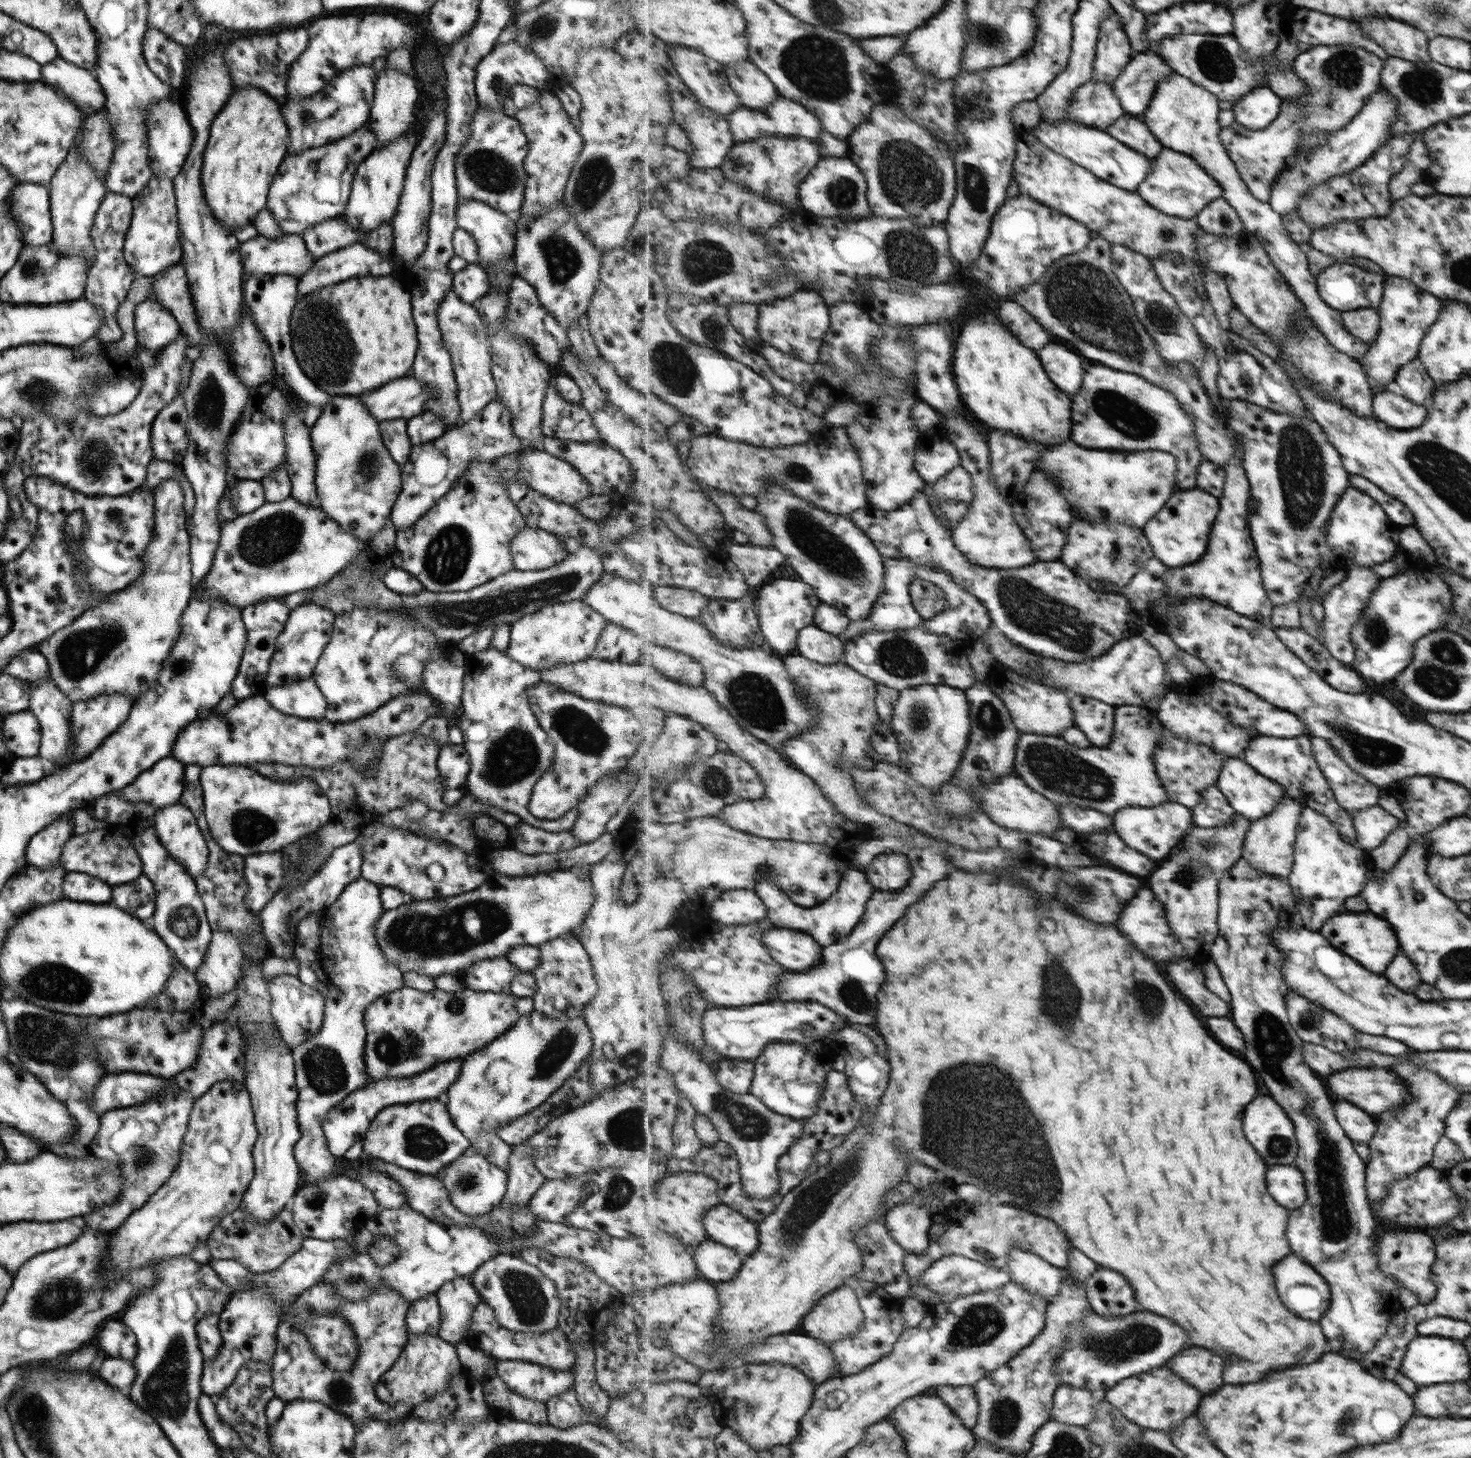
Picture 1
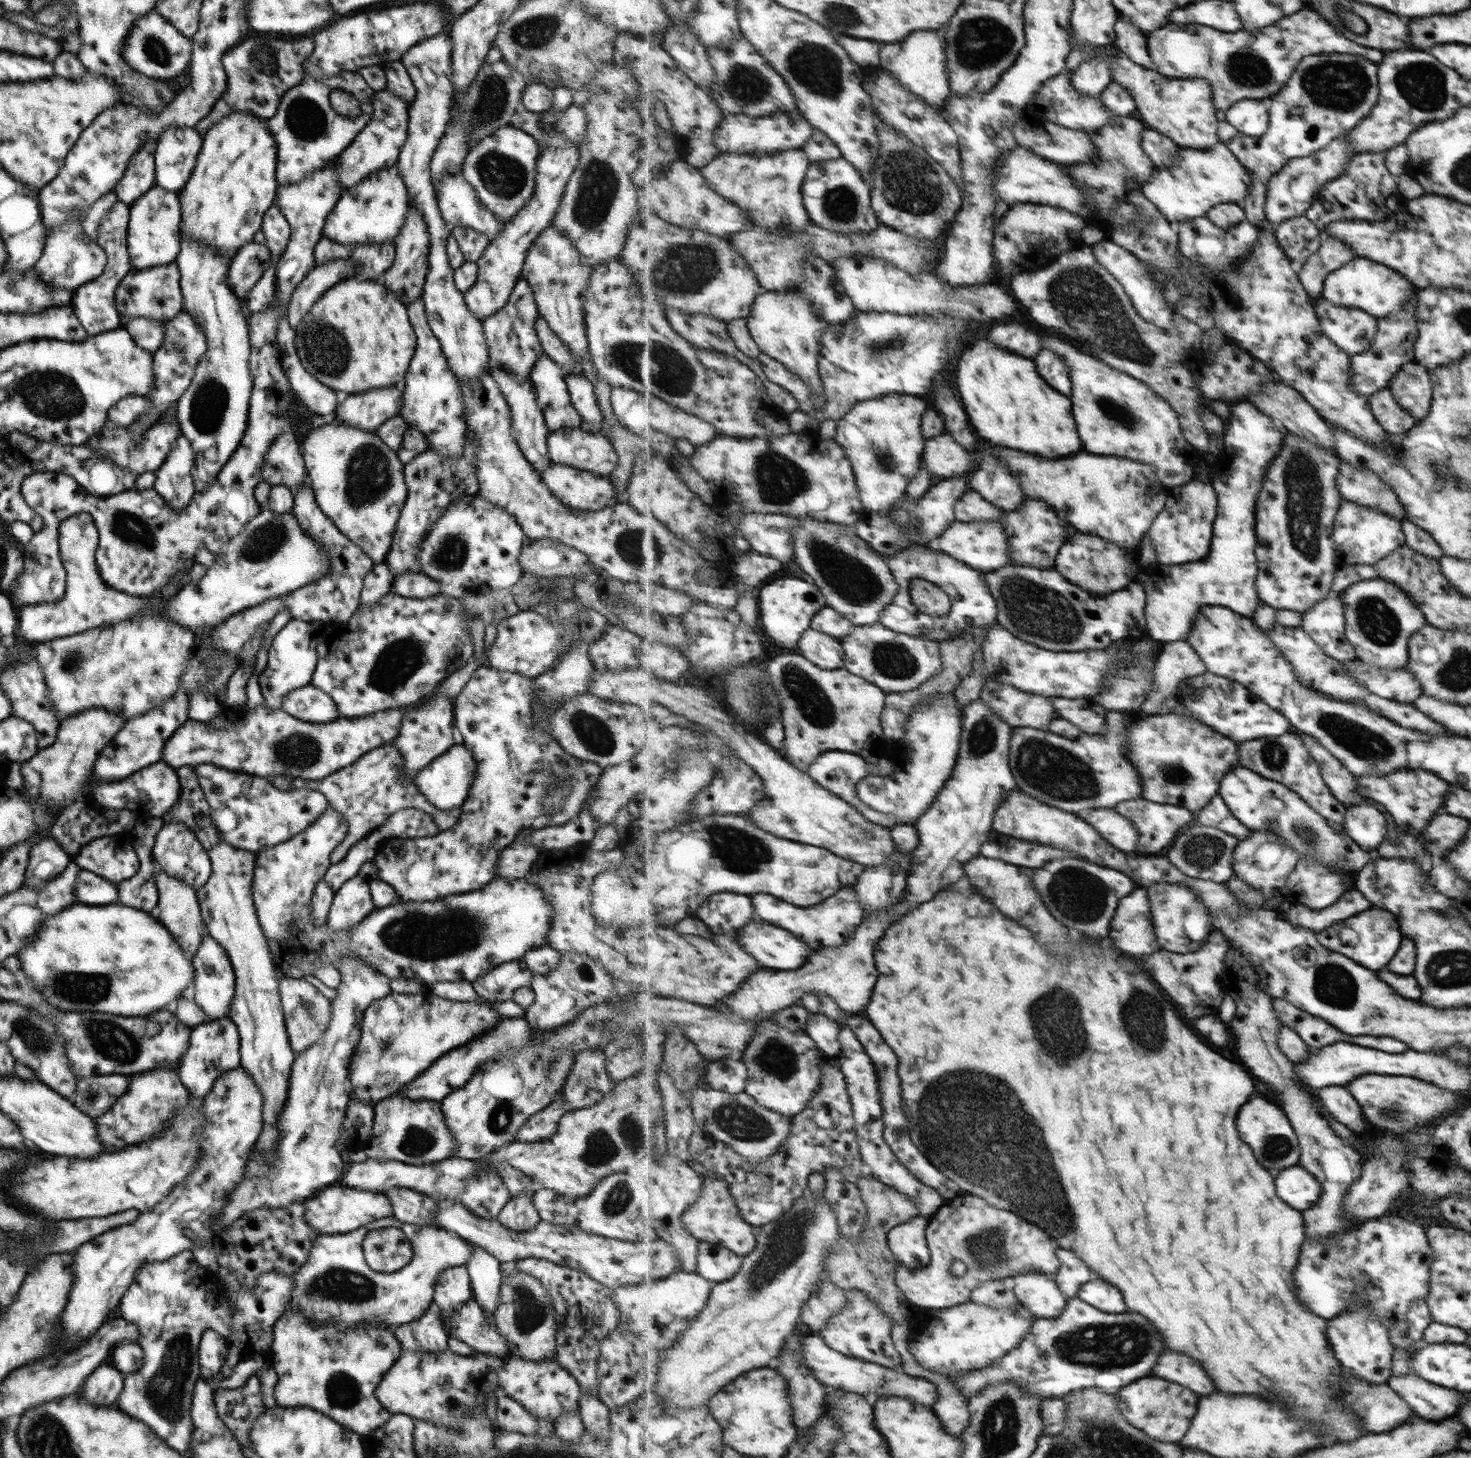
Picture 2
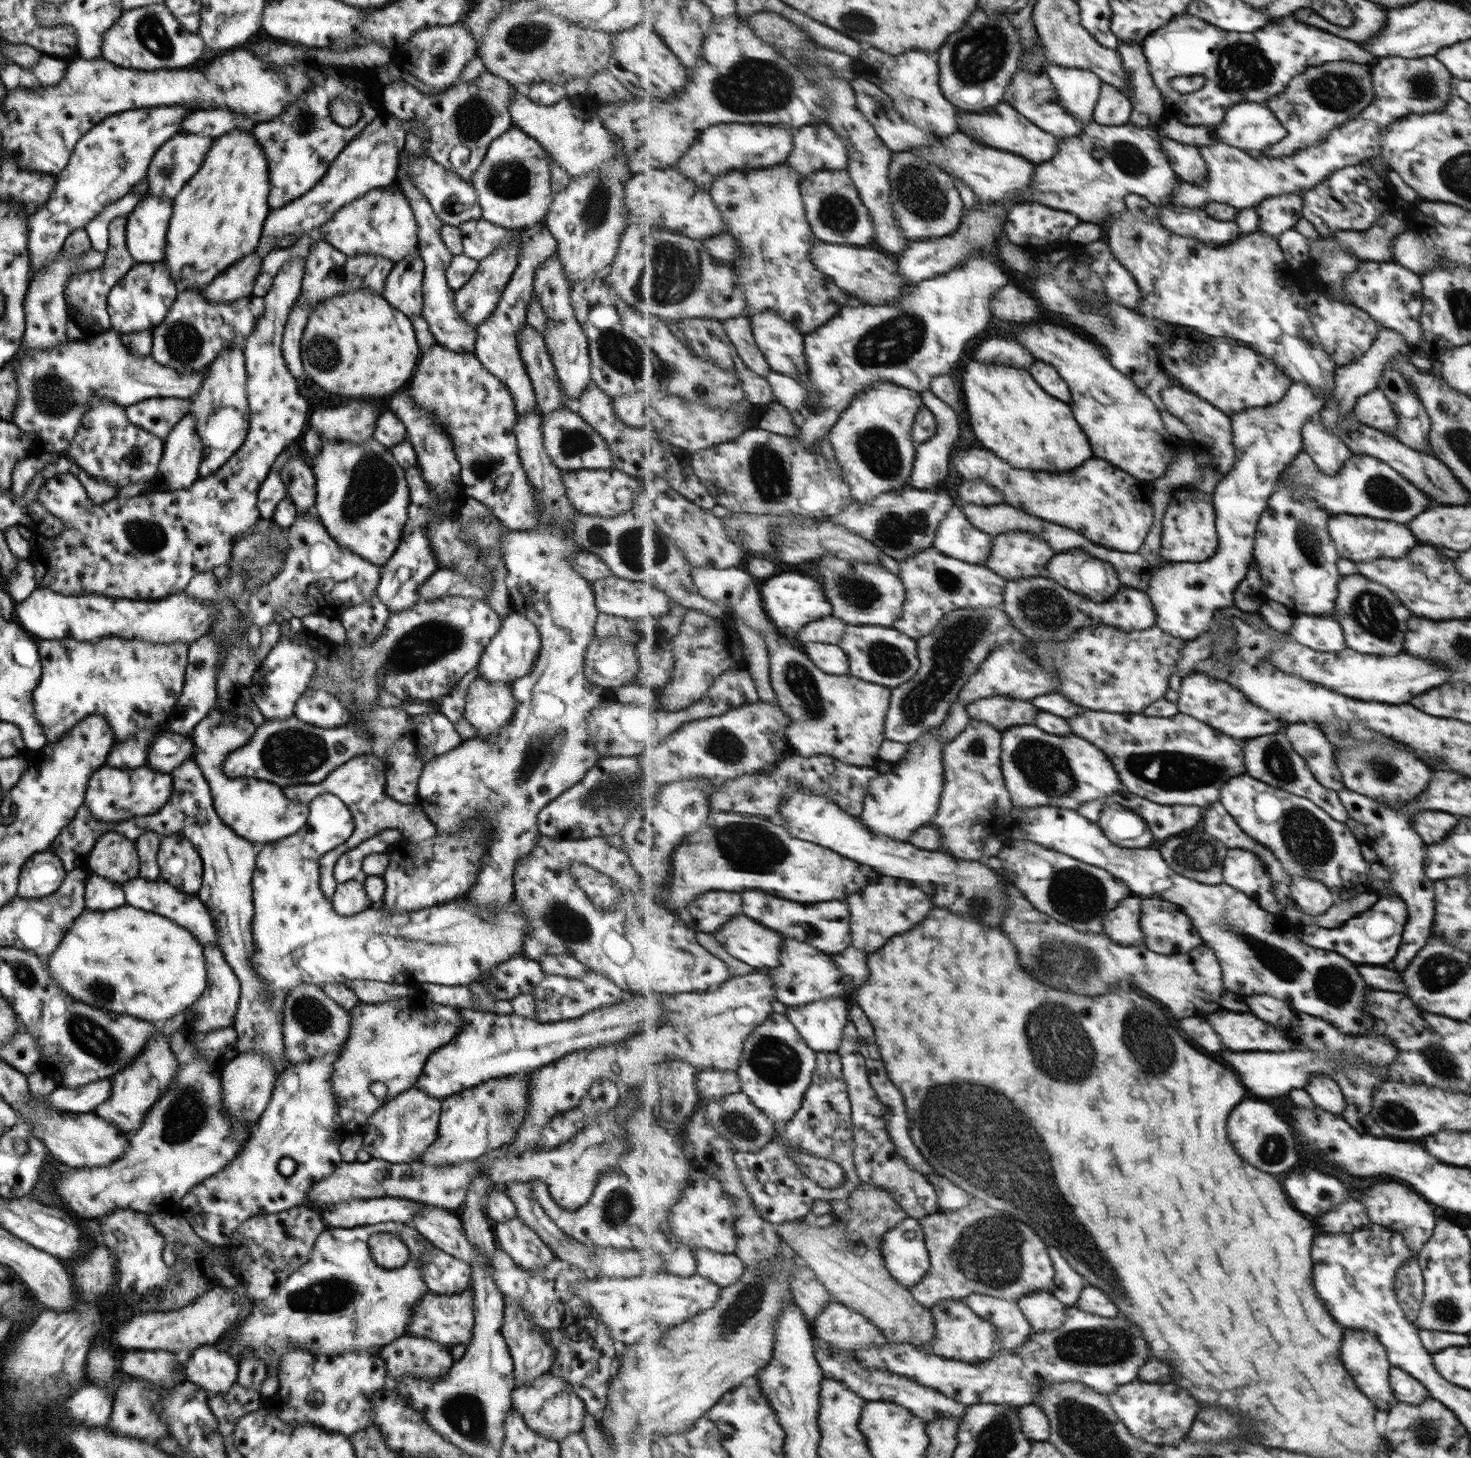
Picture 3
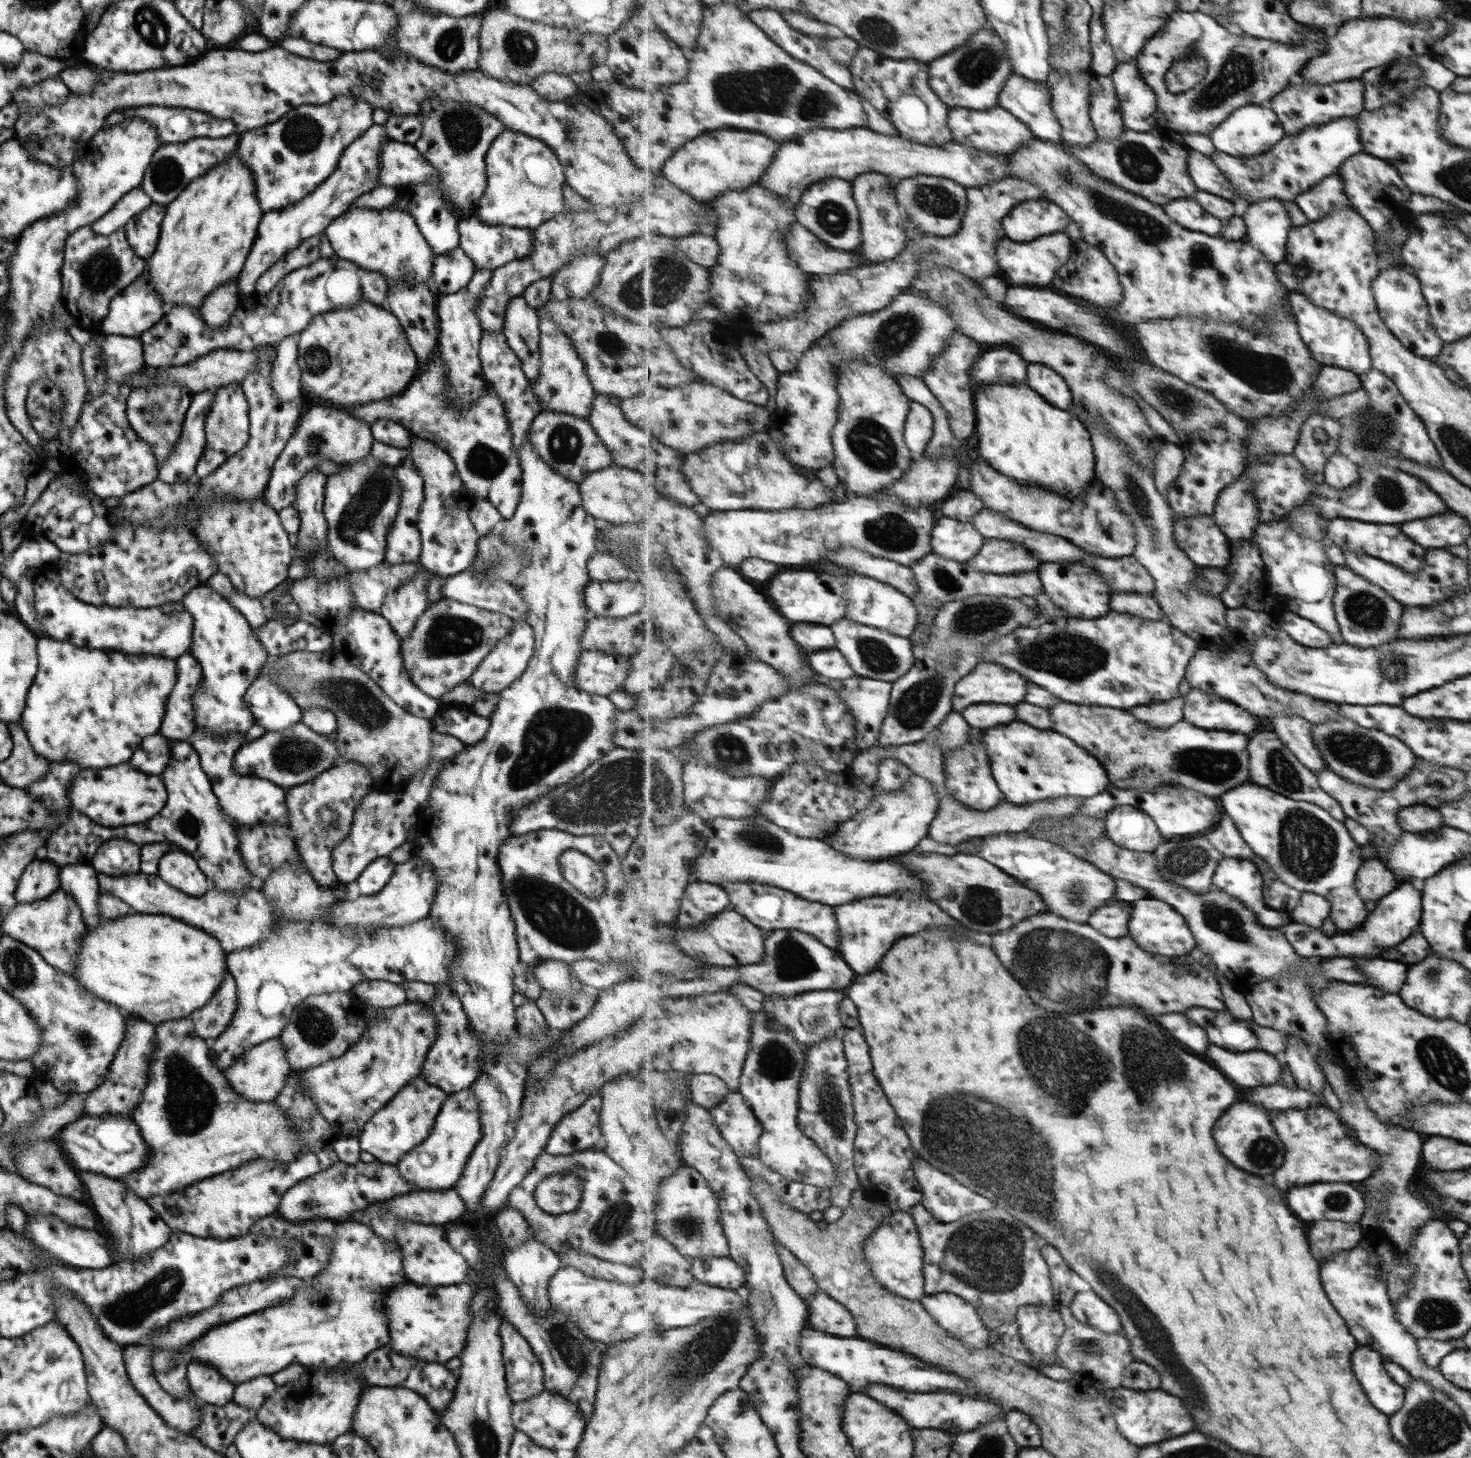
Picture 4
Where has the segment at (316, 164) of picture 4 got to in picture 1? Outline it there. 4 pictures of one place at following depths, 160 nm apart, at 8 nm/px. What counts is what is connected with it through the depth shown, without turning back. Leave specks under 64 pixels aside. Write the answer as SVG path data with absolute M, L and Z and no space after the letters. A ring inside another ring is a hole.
M358 64L338 72L323 89L311 96L284 99L280 113L289 133L286 155L295 156L307 148L323 147L363 127L369 118L375 79L369 64Z

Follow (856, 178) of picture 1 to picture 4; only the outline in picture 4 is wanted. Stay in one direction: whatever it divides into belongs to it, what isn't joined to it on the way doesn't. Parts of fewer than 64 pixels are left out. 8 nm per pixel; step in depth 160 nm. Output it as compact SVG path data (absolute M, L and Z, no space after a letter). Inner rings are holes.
M827 178L812 184L803 193L796 206L796 217L805 227L822 237L833 248L843 251L857 251L862 243L862 221L859 206L854 198L852 181L841 178Z

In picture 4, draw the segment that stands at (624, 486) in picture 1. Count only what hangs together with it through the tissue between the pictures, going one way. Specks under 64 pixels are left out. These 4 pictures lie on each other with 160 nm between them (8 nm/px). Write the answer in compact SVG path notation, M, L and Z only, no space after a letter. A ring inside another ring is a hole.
M541 411L530 422L526 440L535 454L557 474L577 484L590 472L612 466L606 446L595 434L586 419L573 417L562 412Z

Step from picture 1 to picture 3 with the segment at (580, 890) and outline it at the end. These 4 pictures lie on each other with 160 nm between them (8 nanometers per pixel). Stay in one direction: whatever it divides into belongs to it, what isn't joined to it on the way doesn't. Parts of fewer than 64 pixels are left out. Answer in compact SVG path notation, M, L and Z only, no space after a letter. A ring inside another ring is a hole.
M329 793L317 795L308 804L308 815L306 823L291 836L285 836L275 842L265 843L256 847L256 859L254 862L254 871L251 879L252 905L254 913L251 921L251 936L254 951L250 958L250 965L256 972L256 975L264 982L264 988L270 994L271 1006L277 1014L282 1017L282 1006L285 997L290 990L293 990L301 983L313 984L317 987L324 984L341 983L344 980L376 980L387 983L399 983L405 985L420 984L441 984L443 986L463 986L477 980L486 970L493 969L499 963L505 962L513 956L520 956L520 944L522 943L524 932L527 928L526 920L522 915L522 910L514 903L514 895L510 898L510 902L502 908L502 910L494 910L494 908L478 908L474 904L461 900L461 902L445 902L439 905L425 907L419 910L409 912L391 912L384 908L371 905L365 910L351 916L341 916L336 913L331 906L330 900L327 900L318 884L318 858L323 856L325 852L336 847L338 844L345 842L352 833L354 822L347 807L336 797Z

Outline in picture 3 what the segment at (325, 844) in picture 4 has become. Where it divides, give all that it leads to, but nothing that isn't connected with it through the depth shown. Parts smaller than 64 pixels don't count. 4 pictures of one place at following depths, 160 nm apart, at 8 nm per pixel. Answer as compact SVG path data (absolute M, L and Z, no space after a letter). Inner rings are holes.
M359 755L346 760L343 764L334 768L317 784L295 784L282 787L283 794L293 804L303 803L307 807L317 795L323 793L332 794L347 807L352 816L354 827L349 838L318 858L319 890L321 890L321 893L327 900L331 900L336 888L332 867L336 863L338 856L342 852L357 846L357 844L363 842L372 834L379 832L379 830L395 828L402 834L402 840L411 843L417 843L436 835L435 825L427 818L427 815L417 802L414 804L399 804L385 794L386 767L384 760L381 758L373 757L372 755Z

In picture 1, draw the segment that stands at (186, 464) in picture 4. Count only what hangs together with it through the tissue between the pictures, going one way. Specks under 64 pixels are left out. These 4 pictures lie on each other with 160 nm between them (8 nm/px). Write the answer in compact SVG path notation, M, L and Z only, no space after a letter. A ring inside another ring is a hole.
M162 480L152 489L154 500L154 534L143 551L142 573L127 588L109 594L101 605L85 610L68 626L60 628L37 646L37 652L47 661L49 680L72 703L81 702L102 694L124 694L133 703L155 681L161 664L173 649L179 635L179 619L192 596L190 571L190 544L184 525L183 489L178 480Z

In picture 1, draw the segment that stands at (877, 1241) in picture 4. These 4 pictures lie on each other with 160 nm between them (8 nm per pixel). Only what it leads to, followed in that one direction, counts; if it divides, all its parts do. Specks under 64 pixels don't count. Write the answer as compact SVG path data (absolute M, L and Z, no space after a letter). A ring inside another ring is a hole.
M908 1200L888 1211L885 1226L891 1238L908 1254L926 1254L930 1250L929 1231L934 1217L923 1203Z

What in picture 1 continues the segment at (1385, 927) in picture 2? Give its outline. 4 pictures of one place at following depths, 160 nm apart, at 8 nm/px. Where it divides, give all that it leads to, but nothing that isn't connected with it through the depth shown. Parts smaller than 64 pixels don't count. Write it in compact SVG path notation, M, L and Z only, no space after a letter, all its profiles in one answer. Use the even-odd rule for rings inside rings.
M1369 910L1330 916L1329 920L1323 923L1322 928L1322 935L1327 936L1327 940L1331 940L1330 944L1334 945L1339 952L1350 956L1363 968L1377 974L1386 970L1399 951L1397 934L1393 932L1391 924Z

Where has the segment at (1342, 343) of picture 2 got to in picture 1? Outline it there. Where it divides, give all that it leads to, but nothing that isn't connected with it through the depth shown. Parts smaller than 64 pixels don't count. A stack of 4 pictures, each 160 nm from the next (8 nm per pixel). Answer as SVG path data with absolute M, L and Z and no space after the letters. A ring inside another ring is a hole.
M1358 308L1340 311L1341 324L1350 336L1363 344L1370 345L1377 338L1381 317L1377 308Z

